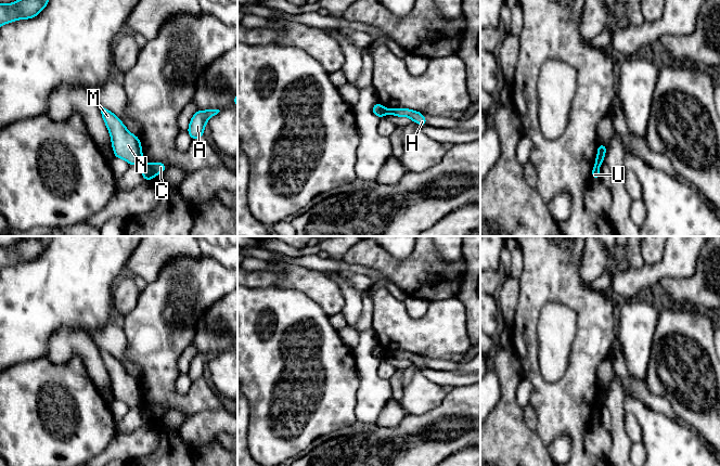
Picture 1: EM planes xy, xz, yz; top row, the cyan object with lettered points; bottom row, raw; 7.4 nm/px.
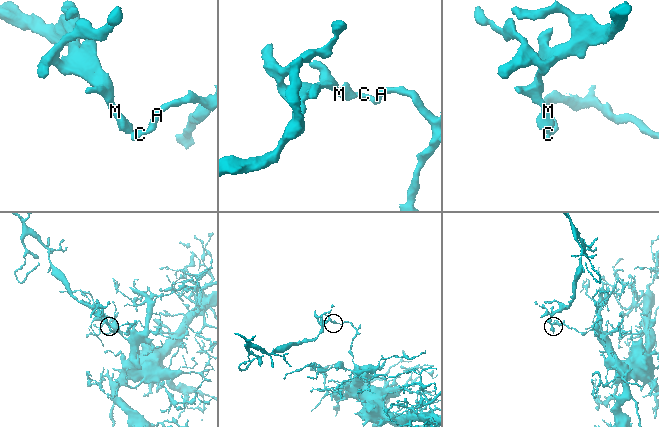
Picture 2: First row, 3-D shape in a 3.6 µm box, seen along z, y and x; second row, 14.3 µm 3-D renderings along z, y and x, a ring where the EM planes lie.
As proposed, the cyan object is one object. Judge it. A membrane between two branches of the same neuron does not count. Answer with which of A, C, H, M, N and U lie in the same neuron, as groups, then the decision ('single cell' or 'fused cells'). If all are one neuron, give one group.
A C H U / M N; fused cells

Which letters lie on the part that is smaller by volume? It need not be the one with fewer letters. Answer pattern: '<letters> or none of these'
M, N

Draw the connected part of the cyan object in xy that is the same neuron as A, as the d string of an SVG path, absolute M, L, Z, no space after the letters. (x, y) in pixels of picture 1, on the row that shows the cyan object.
M219 109L197 111L189 125L188 133L193 140L202 139L208 119L217 115Z

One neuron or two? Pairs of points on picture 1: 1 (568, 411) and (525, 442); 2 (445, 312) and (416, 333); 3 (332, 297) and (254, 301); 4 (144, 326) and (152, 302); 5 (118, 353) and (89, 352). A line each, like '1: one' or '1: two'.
1: two
2: one
3: two
4: one
5: two

